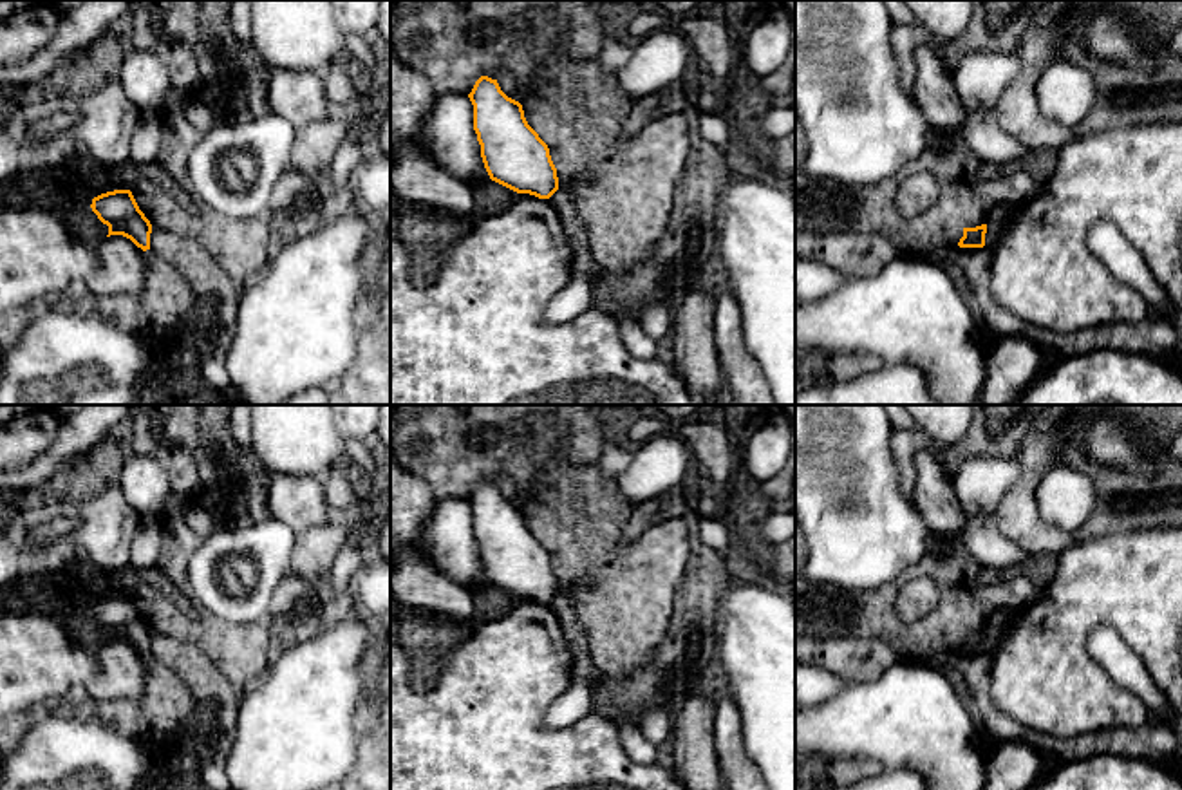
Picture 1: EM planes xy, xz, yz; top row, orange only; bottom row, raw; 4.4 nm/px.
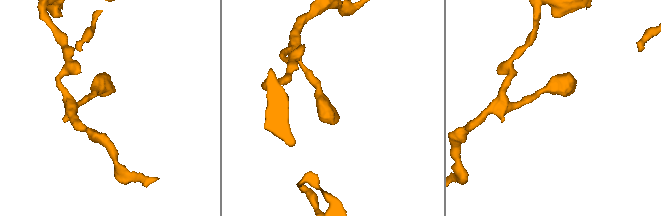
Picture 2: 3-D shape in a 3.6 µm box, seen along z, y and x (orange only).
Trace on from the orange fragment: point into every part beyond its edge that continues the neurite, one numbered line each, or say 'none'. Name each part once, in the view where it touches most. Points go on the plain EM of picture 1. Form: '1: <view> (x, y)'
none

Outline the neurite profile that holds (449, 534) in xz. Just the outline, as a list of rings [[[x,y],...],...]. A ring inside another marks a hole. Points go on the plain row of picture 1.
[[[437,499],[425,526],[425,542],[439,571],[463,586],[484,571],[466,499]]]

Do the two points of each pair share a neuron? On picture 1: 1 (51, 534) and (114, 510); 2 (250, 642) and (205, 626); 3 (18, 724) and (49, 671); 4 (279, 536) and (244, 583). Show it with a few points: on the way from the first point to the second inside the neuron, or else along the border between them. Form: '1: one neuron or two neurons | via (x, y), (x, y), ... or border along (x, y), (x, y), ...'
1: two neurons | border along (82, 521), (71, 534), (44, 546)
2: one neuron | via (239, 642), (223, 642), (215, 637)
3: two neurons | border along (47, 704), (18, 713)
4: one neuron | via (268, 546), (244, 572)

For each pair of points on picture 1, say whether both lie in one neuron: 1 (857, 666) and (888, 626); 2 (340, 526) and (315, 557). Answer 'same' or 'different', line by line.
1: different
2: same

